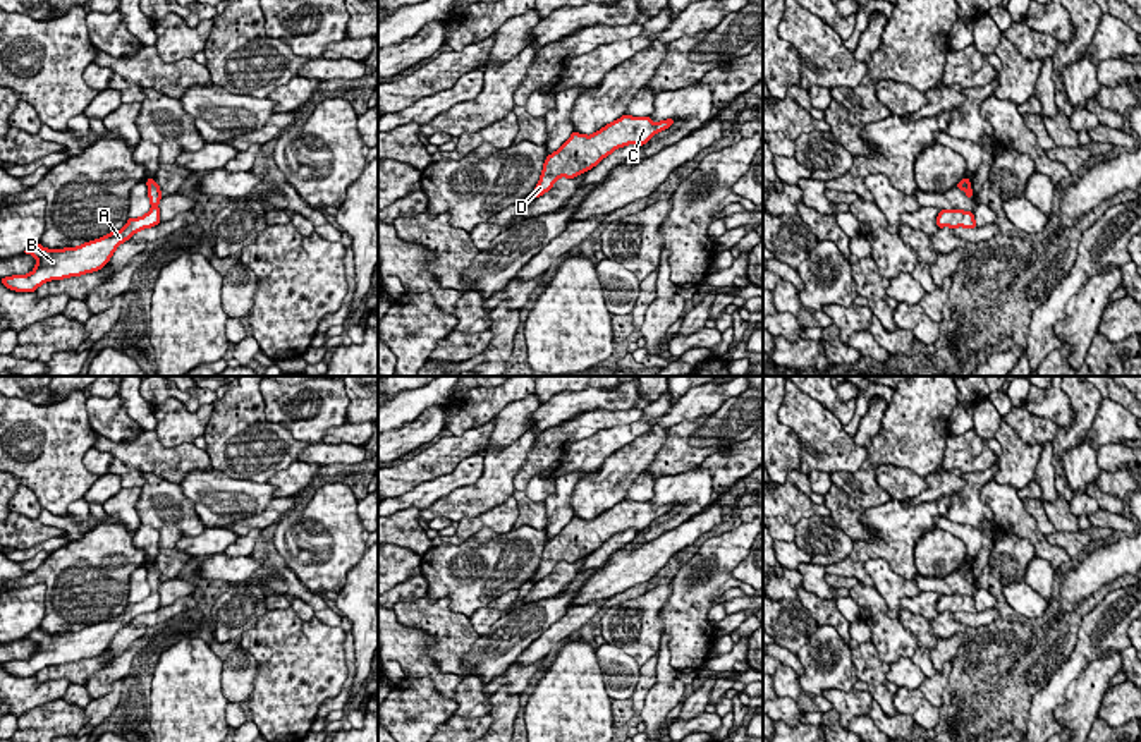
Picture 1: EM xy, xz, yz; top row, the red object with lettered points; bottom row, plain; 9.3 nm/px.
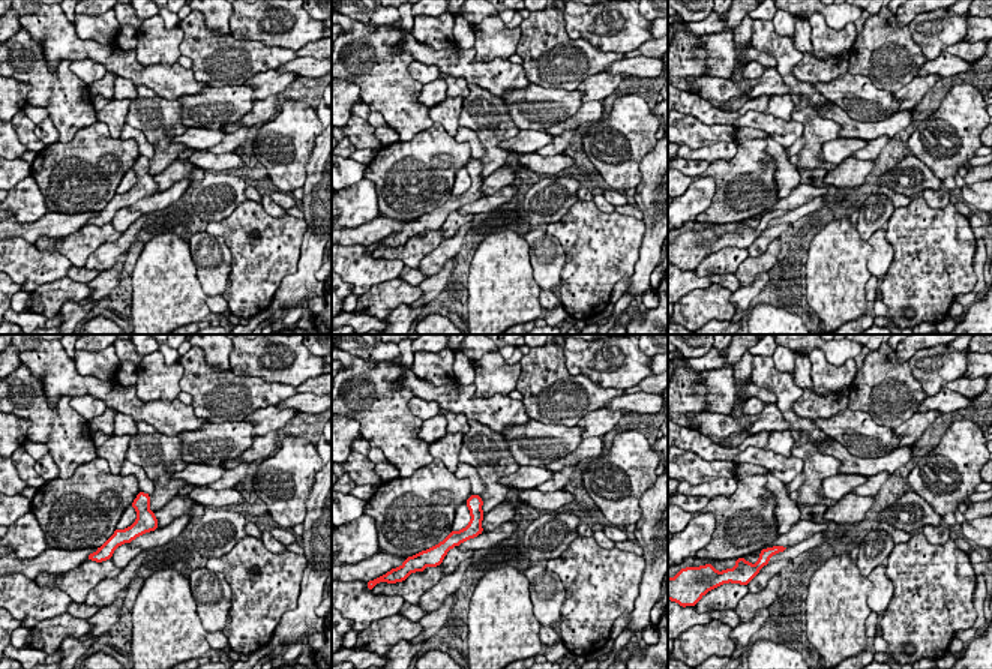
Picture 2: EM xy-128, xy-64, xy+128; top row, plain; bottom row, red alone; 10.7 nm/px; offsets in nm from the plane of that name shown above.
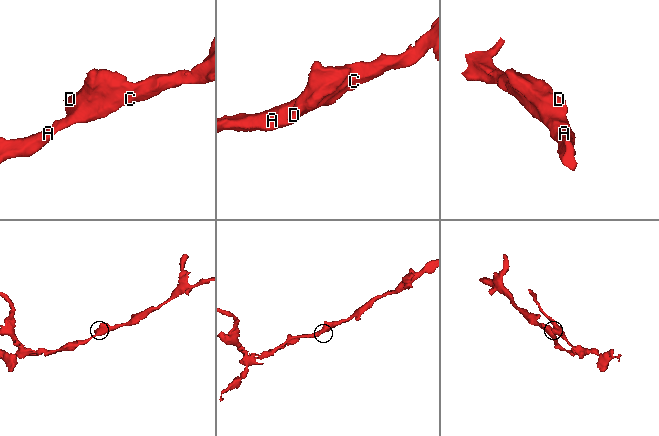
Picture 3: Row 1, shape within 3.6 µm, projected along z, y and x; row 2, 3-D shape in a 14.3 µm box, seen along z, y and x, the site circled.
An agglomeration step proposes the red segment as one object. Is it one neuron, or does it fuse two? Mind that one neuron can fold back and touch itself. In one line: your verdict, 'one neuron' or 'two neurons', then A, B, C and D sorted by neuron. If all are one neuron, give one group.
one neuron | A B C D

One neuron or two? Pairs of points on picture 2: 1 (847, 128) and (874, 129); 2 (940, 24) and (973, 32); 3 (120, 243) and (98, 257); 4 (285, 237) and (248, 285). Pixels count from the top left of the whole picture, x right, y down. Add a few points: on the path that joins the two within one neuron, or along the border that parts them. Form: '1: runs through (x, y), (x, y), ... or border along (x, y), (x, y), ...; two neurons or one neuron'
1: runs through (853, 129), (868, 129); one neuron
2: border along (970, 15), (967, 33), (962, 39); two neurons
3: runs through (114, 249), (104, 257); one neuron
4: runs through (273, 249), (258, 264), (255, 273); one neuron

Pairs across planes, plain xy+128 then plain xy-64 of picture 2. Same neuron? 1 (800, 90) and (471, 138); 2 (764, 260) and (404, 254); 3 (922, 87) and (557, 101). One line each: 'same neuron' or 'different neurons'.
1: different neurons
2: different neurons
3: different neurons

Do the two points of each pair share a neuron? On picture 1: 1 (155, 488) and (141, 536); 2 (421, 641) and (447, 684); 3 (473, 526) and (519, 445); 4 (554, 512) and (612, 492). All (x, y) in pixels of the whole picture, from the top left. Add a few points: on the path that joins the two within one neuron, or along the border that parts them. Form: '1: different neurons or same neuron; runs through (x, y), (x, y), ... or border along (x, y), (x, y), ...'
1: different neurons; border along (141, 523), (158, 535), (158, 555), (153, 560)
2: same neuron; runs through (421, 651), (421, 660), (437, 675)
3: different neurons; border along (511, 493), (500, 504), (457, 521)
4: different neurons; border along (583, 476), (573, 492), (573, 516)

